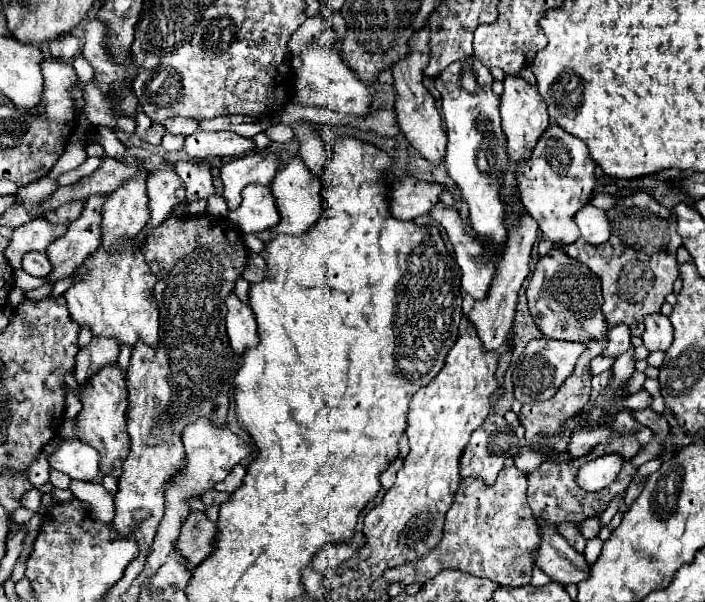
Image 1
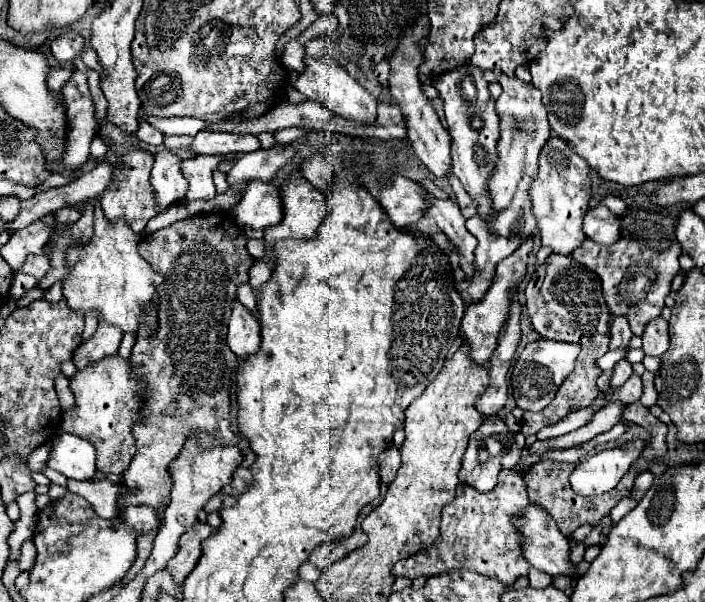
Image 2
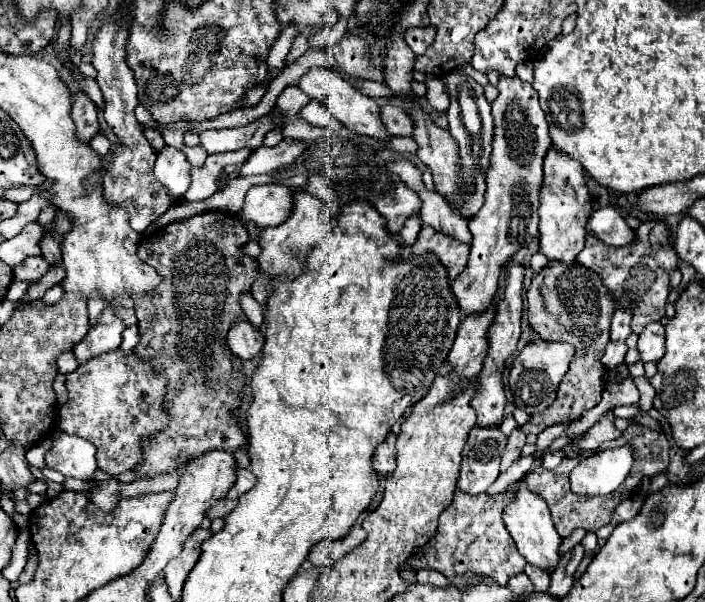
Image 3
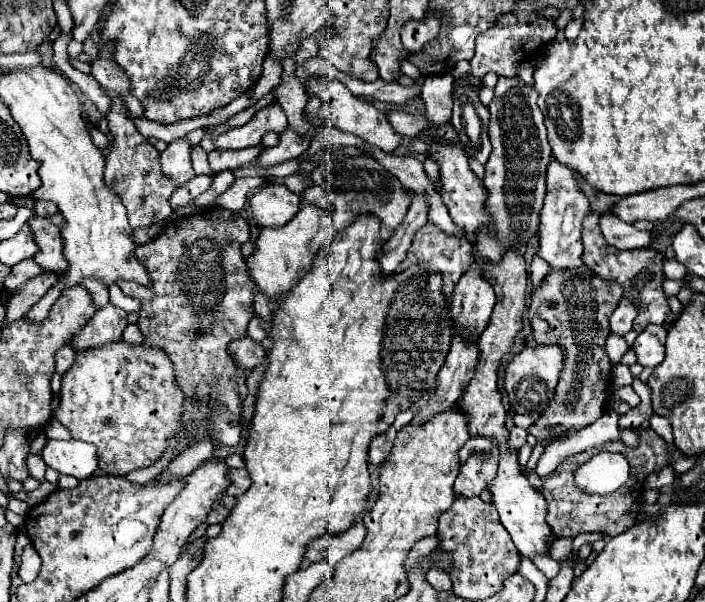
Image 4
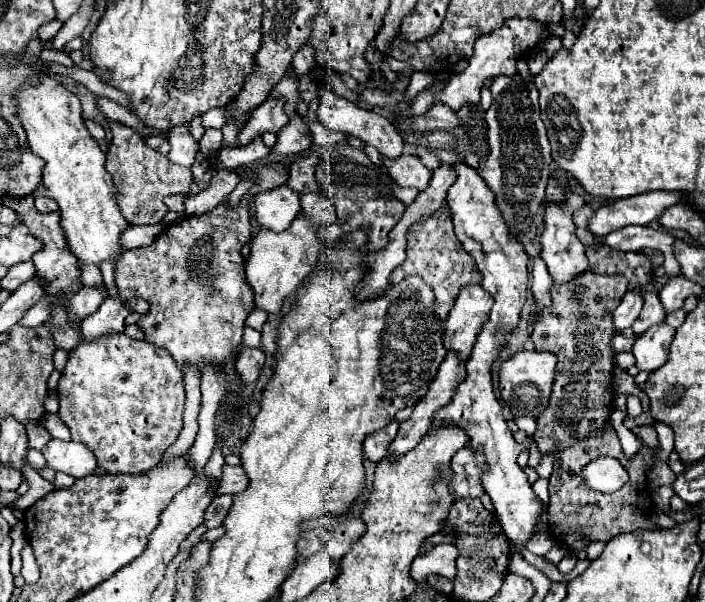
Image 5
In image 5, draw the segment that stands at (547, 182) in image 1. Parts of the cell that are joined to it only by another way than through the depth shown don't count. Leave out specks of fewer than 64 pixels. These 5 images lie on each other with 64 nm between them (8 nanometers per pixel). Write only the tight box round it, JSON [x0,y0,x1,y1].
[540,170,588,284]

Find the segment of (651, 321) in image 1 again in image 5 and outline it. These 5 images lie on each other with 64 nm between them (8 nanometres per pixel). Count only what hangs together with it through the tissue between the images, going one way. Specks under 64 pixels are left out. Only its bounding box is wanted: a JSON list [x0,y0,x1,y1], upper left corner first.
[632,322,676,372]

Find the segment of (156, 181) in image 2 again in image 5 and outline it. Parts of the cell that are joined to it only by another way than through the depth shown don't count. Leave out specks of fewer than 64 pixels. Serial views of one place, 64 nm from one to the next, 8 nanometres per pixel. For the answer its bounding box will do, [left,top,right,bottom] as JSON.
[168,126,198,166]

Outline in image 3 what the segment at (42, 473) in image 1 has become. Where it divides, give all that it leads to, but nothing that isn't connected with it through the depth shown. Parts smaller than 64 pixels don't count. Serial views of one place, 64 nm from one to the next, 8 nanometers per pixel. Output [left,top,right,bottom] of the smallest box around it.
[26,438,50,468]

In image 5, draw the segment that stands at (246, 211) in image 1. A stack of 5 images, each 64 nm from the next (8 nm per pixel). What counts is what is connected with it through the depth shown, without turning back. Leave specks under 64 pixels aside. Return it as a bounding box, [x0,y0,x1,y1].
[254,186,300,232]

